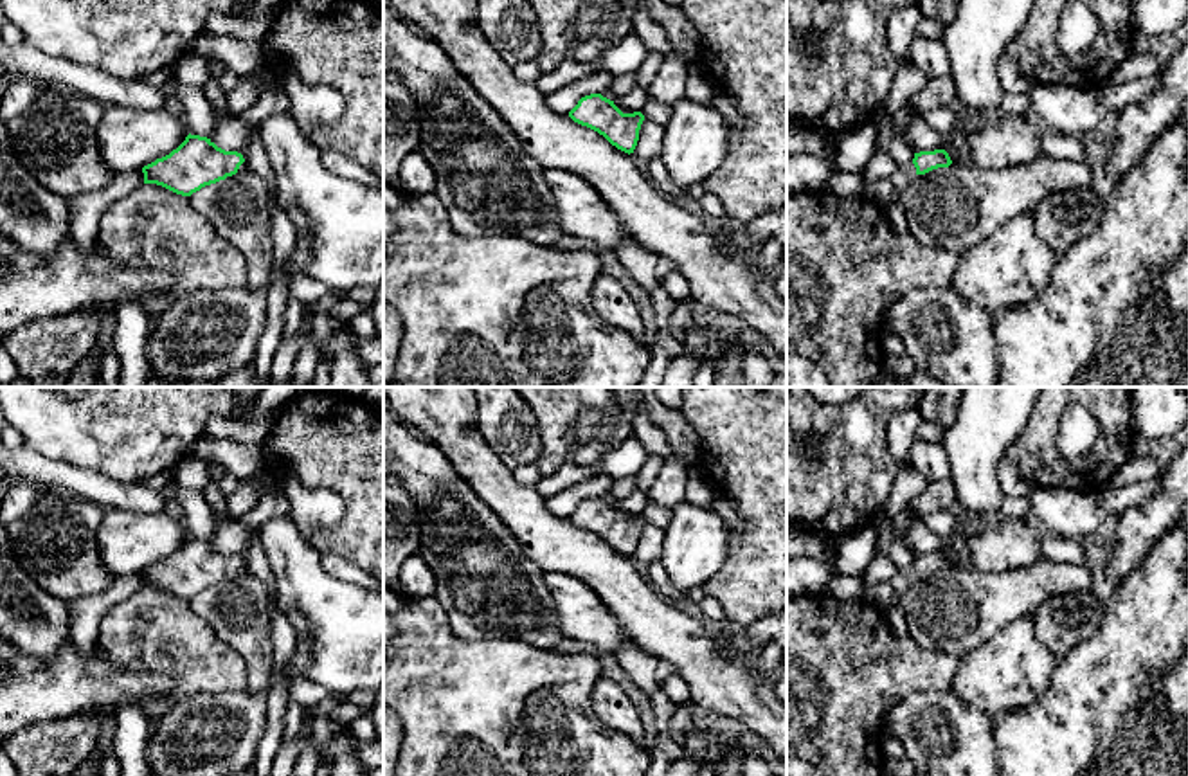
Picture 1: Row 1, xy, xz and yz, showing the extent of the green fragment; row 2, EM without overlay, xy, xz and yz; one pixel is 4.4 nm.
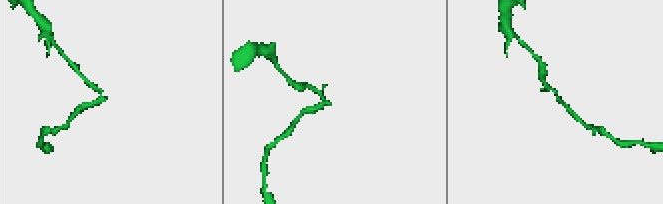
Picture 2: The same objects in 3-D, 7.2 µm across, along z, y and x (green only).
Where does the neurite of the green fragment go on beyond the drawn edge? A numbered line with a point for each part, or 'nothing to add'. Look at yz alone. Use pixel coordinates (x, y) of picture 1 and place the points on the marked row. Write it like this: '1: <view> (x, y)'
1: yz (882, 191)

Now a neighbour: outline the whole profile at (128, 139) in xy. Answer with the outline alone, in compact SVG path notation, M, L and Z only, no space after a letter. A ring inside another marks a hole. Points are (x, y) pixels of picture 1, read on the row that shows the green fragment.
M106 104L97 126L101 157L115 175L169 155L187 135L182 112L164 108L142 112Z

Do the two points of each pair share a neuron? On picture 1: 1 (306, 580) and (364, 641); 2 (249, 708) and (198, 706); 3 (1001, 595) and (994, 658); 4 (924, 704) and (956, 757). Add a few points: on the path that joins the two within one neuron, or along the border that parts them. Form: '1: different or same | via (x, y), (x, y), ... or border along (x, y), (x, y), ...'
1: same | via (317, 595), (350, 627)
2: same | via (236, 708), (211, 708)
3: different | border along (1030, 613), (1008, 622), (962, 656)
4: same | via (924, 717), (949, 744)

